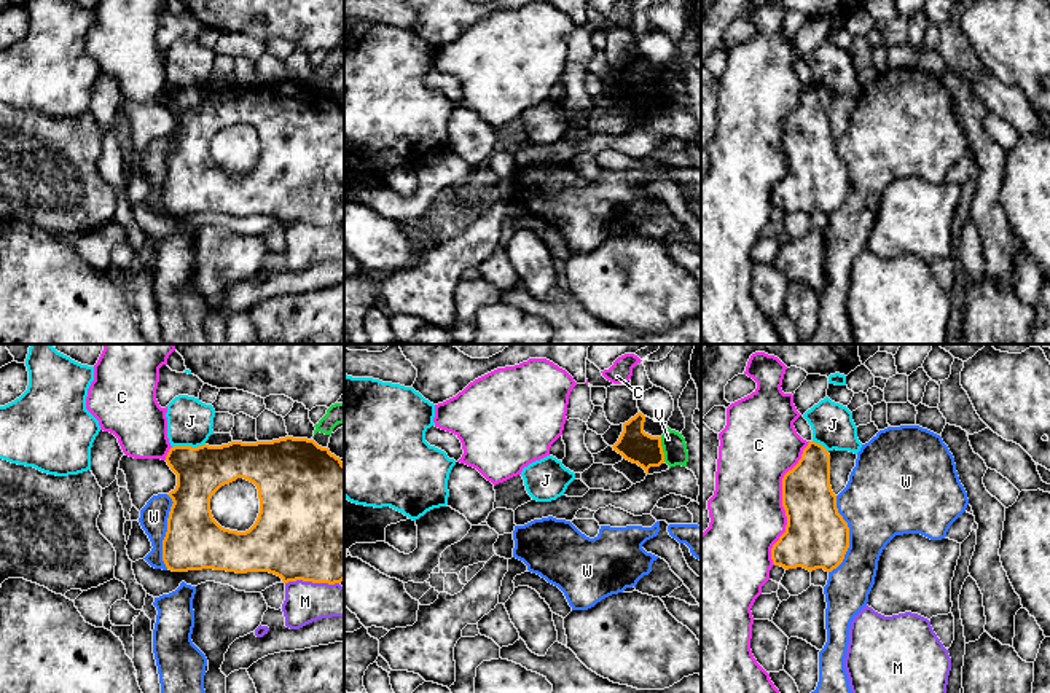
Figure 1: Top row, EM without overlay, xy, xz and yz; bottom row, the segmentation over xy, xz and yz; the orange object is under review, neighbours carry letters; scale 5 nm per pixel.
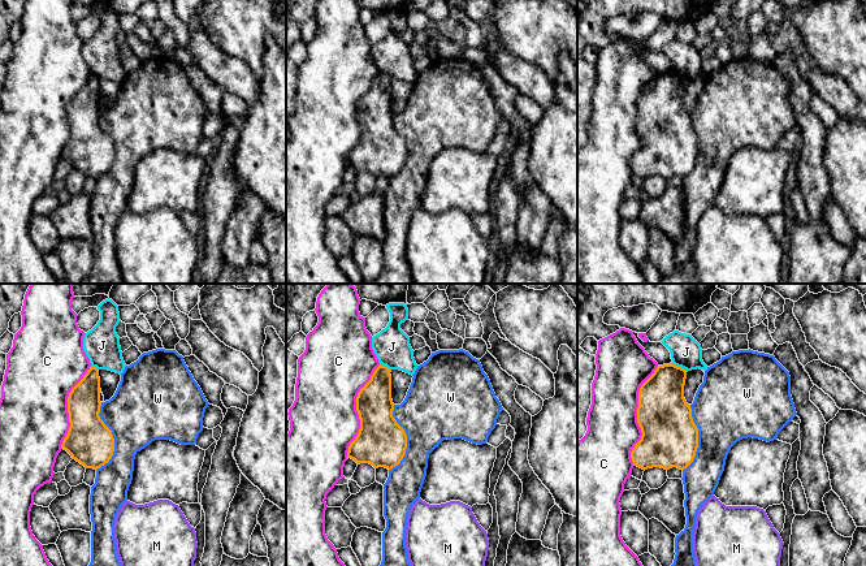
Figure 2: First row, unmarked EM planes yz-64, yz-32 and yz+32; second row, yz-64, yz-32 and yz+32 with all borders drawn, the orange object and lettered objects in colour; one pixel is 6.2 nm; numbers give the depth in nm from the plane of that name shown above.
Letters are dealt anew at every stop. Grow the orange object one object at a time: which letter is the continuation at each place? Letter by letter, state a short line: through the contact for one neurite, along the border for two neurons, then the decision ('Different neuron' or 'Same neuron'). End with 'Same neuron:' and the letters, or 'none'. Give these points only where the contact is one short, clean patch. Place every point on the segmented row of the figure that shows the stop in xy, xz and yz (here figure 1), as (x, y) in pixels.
C: Different neuron
J: Line: xy (204, 443), (172, 448). Different neuron
M: Different neuron
V: Different neuron
W: Different neuron
Same neuron: none

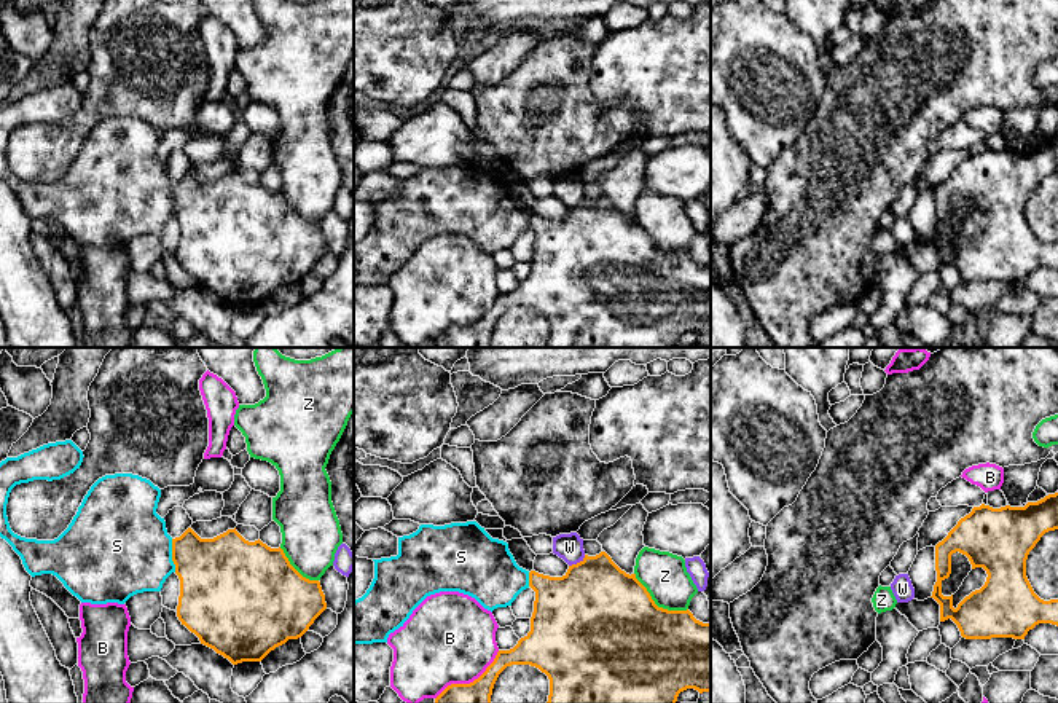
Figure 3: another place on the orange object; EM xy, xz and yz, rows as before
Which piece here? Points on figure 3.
B: Different neuron
S: Line: xy (217, 576), (188, 555), (172, 555), (125, 549). Same neuron
W: Different neuron
Z: Different neuron
Same neuron: S

